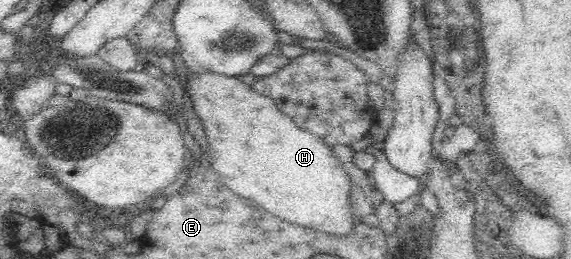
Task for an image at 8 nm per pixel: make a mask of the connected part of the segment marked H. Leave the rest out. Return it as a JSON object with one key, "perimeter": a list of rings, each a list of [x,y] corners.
{"perimeter":[[[210,71],[192,73],[185,87],[193,100],[192,110],[198,114],[207,136],[206,148],[210,149],[212,170],[217,172],[226,188],[258,202],[266,212],[290,224],[334,236],[347,237],[353,233],[353,222],[357,218],[351,207],[351,178],[331,147],[315,134],[298,128],[292,118],[276,108],[274,100],[256,93],[250,85],[235,77]]]}

